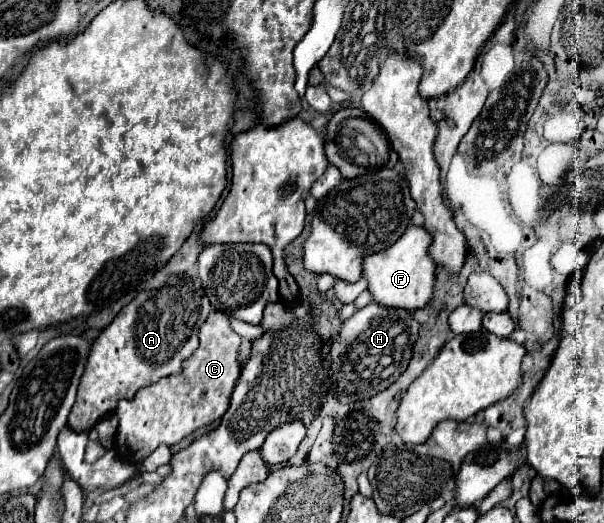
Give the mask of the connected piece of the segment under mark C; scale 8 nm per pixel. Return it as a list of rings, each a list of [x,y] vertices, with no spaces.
[[[211,310],[199,330],[199,348],[185,360],[181,374],[161,378],[157,384],[141,388],[131,400],[121,400],[117,406],[119,428],[115,434],[115,450],[131,464],[139,464],[159,444],[173,446],[193,430],[219,420],[227,408],[231,392],[237,384],[241,368],[237,364],[237,346],[241,336],[229,326],[229,316],[221,310]]]

